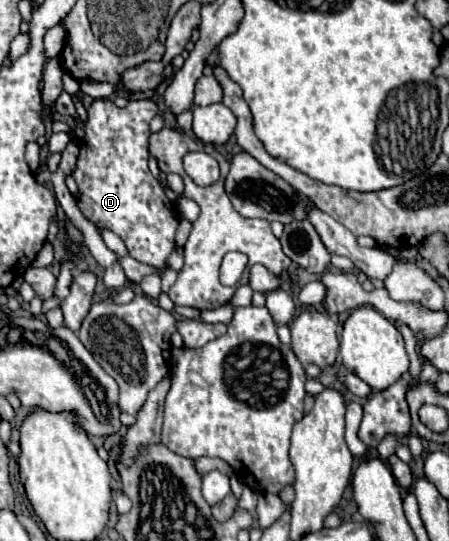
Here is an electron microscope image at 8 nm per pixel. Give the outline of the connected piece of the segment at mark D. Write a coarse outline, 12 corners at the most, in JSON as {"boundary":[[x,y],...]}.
{"boundary":[[152,100],[88,106],[74,198],[164,270],[180,216],[148,168]]}

